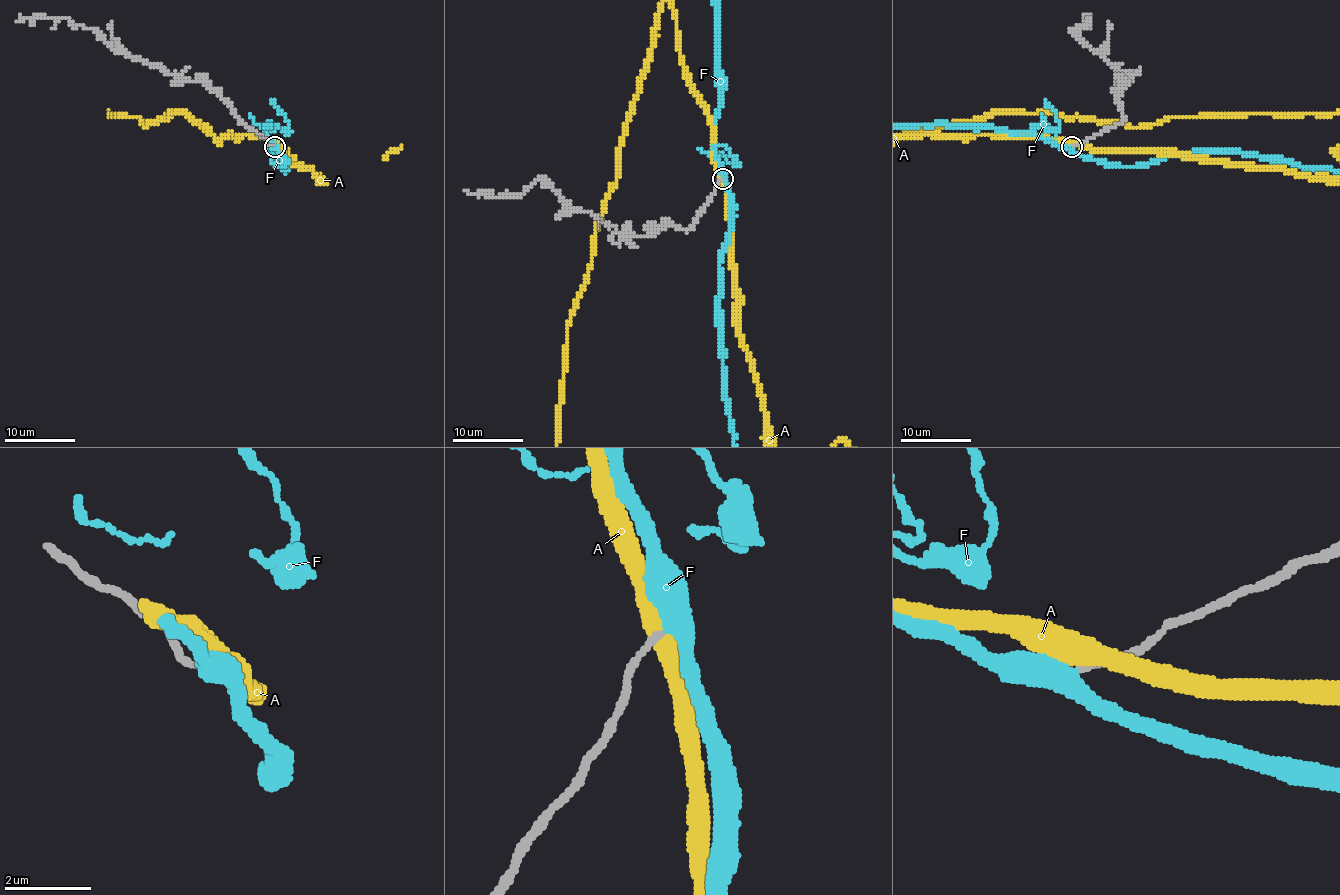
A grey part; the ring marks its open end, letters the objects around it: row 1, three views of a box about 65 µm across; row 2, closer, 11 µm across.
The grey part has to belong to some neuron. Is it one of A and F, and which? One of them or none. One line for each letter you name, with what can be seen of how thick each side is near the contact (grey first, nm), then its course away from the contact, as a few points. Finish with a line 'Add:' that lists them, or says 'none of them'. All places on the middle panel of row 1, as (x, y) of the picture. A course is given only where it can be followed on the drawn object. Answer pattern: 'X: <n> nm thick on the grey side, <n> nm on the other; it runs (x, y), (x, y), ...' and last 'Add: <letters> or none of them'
F: 140 nm thick on the grey side, 420 nm on the other
Add: F

